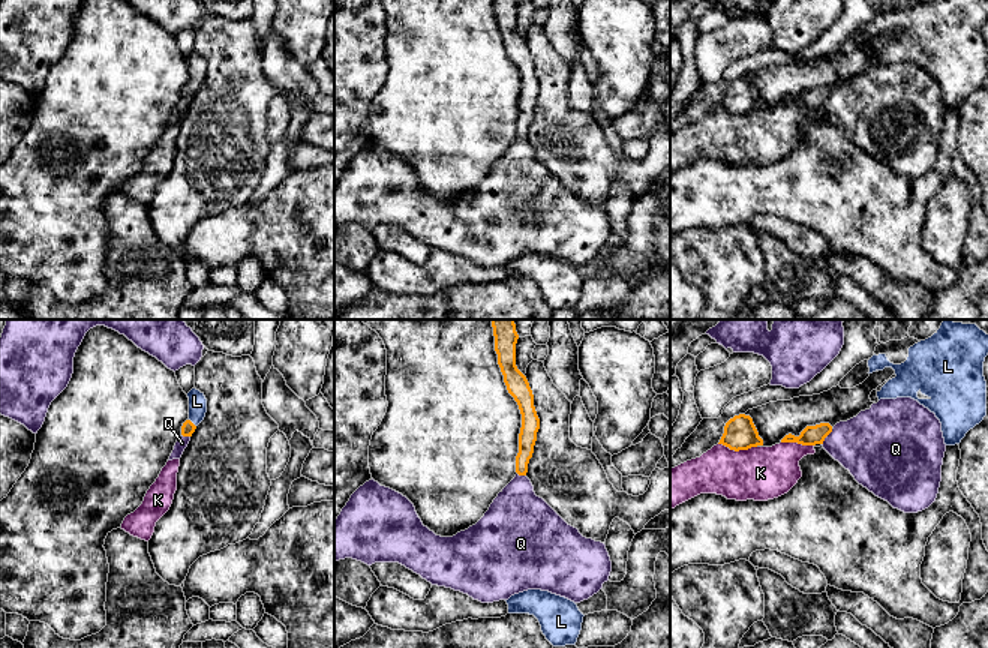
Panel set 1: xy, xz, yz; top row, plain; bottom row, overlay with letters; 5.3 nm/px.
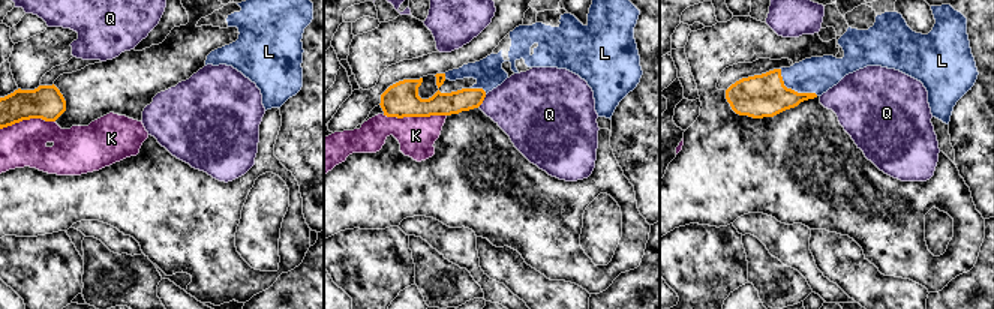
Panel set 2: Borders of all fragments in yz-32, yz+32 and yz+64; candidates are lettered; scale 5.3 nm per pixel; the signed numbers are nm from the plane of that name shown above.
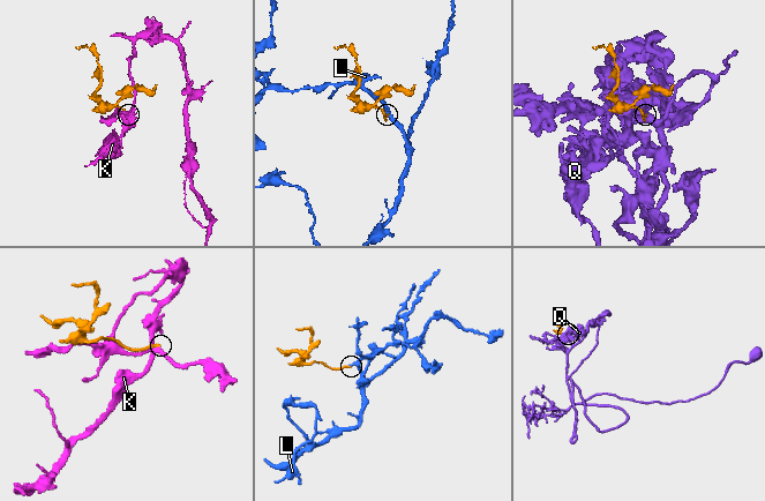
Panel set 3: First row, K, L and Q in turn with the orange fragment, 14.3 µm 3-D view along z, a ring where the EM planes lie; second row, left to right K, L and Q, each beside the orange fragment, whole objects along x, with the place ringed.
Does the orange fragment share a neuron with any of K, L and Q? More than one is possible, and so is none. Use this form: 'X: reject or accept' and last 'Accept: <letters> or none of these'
K: reject
L: accept
Q: reject
Accept: L

